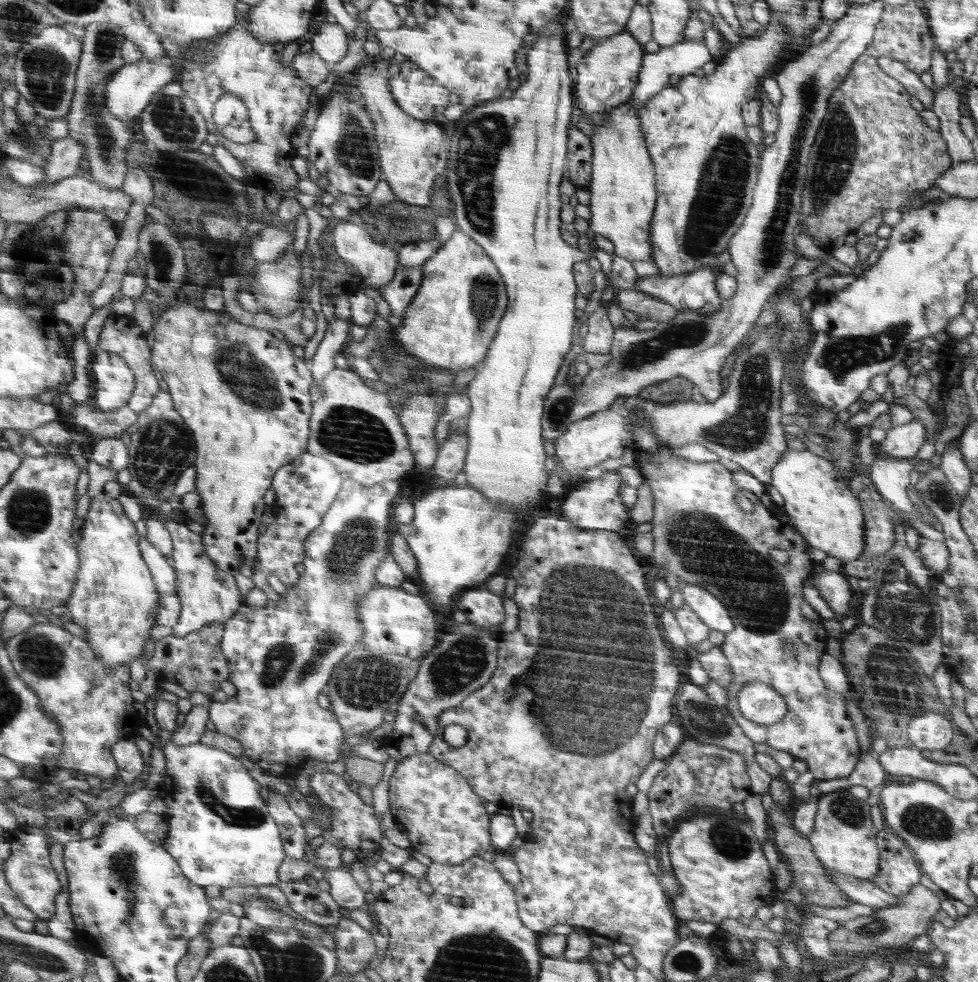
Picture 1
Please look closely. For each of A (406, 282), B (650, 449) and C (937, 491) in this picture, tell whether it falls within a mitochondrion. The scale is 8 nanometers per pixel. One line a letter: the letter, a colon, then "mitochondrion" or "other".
A: other
B: other
C: mitochondrion

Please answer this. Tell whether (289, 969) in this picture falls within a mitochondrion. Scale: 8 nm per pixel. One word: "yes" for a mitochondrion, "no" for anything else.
yes

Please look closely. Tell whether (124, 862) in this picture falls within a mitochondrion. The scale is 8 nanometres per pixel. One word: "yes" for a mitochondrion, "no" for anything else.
yes

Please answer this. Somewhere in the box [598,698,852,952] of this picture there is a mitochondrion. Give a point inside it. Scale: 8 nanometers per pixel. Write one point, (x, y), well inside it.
(731, 839)

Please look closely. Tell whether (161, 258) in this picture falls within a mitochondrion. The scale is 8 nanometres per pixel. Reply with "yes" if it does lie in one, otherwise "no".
yes

